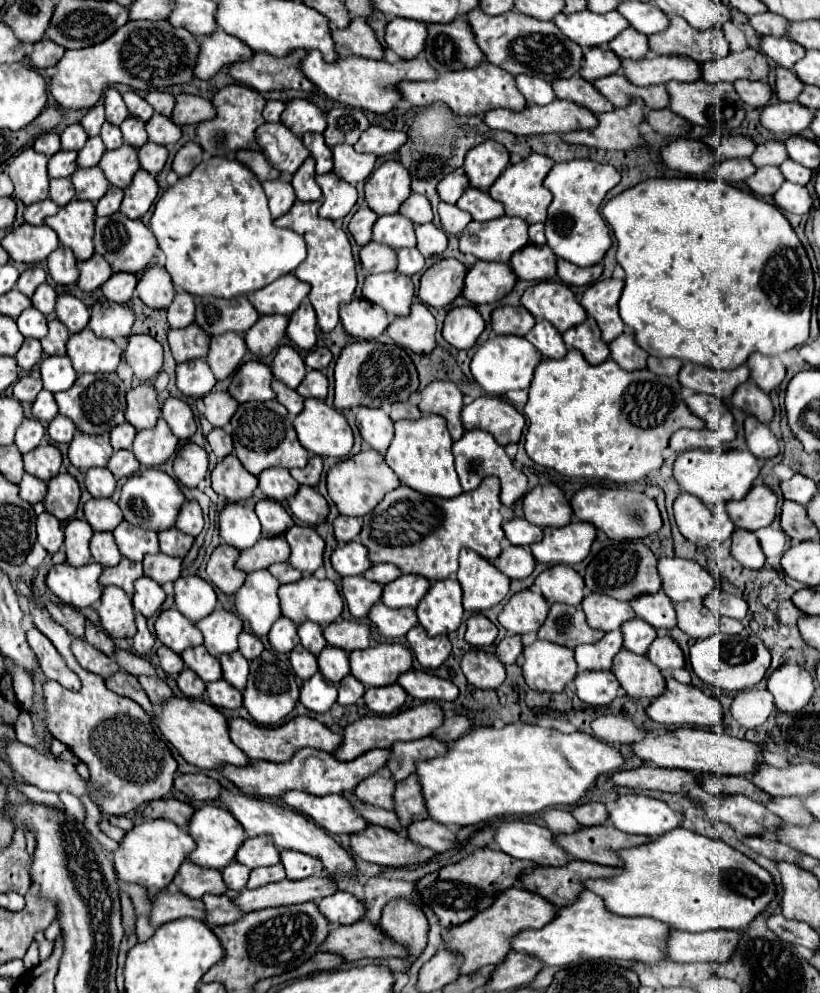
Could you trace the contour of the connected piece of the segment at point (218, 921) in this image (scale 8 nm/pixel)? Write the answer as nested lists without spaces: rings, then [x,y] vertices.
[[[205,895],[205,923],[209,925],[225,925],[225,923],[235,923],[243,917],[241,909],[237,909],[235,901],[231,901],[227,895]]]

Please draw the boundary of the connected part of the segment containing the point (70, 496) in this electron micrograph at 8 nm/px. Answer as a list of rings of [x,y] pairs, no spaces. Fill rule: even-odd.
[[[61,471],[57,477],[53,477],[47,483],[47,487],[49,487],[47,497],[43,499],[47,513],[55,515],[59,521],[71,519],[73,513],[77,511],[79,497],[81,497],[81,489],[75,477],[69,475],[67,471]]]

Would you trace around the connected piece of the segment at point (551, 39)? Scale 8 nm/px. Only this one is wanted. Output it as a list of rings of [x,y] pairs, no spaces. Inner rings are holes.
[[[481,9],[469,11],[467,21],[487,61],[505,69],[511,75],[533,75],[553,83],[557,79],[573,77],[581,69],[583,49],[575,41],[569,41],[569,37],[565,37],[557,29],[557,25],[553,25],[553,21],[533,19],[517,11],[509,11],[493,17],[481,13]]]

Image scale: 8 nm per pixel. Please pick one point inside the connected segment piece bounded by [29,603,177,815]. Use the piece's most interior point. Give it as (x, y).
(112, 734)

